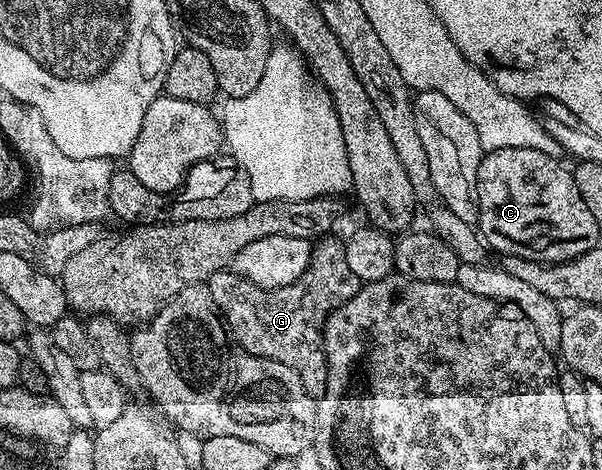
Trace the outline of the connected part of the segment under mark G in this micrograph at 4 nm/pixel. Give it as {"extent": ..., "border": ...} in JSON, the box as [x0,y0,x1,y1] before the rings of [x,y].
{"extent":[205,235,361,399],"border":[[[335,235],[316,240],[309,267],[305,267],[301,279],[289,283],[289,287],[262,289],[230,268],[218,269],[205,283],[236,345],[246,353],[285,363],[285,367],[297,371],[310,397],[318,399],[325,395],[327,350],[323,348],[323,326],[327,316],[337,307],[346,305],[361,287],[345,259],[342,240],[338,241]]]}

